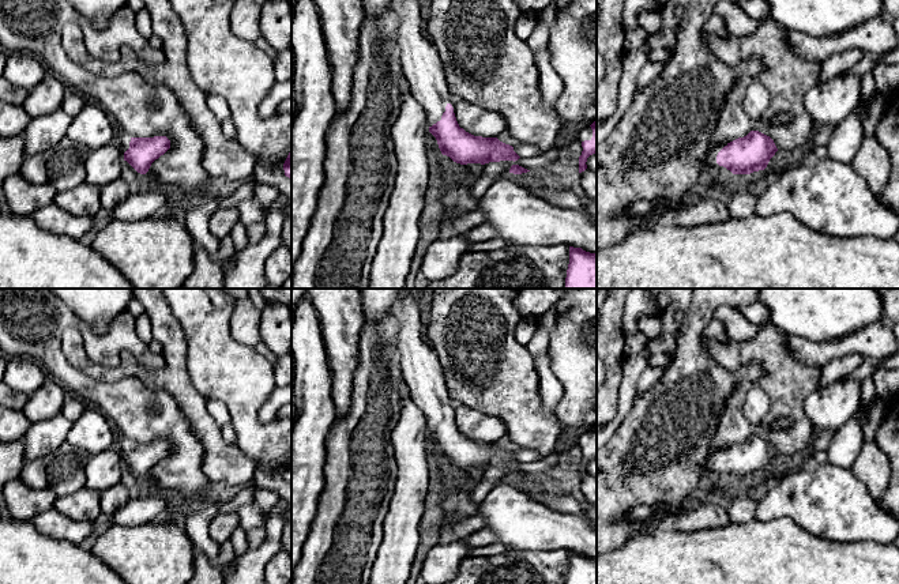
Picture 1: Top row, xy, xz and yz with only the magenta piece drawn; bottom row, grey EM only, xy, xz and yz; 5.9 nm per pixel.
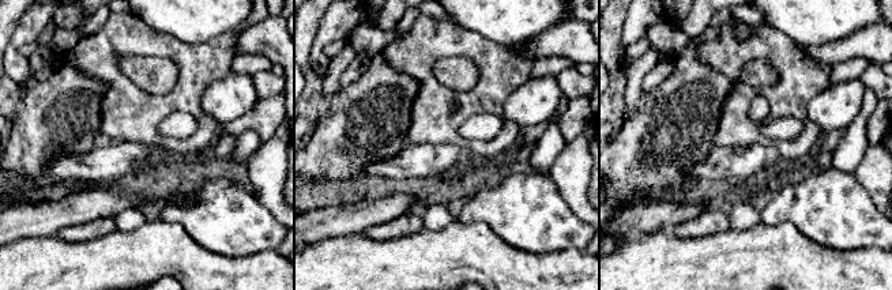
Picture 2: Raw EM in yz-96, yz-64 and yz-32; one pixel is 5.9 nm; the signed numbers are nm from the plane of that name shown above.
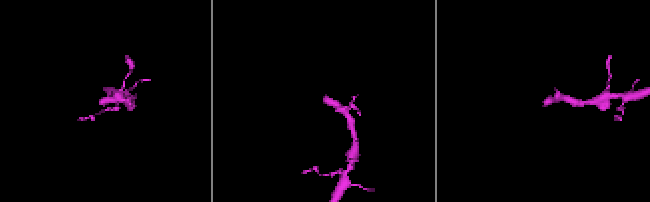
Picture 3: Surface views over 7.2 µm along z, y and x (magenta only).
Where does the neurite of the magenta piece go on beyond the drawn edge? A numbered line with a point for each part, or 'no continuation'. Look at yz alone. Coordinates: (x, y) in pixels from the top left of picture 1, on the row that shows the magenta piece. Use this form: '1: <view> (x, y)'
1: yz (715, 147)

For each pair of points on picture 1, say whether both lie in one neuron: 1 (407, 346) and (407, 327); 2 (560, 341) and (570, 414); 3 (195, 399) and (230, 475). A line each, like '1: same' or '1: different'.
1: same
2: same
3: same

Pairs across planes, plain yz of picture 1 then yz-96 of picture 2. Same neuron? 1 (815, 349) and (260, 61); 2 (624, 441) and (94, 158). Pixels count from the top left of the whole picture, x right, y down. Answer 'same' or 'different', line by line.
1: different
2: different

